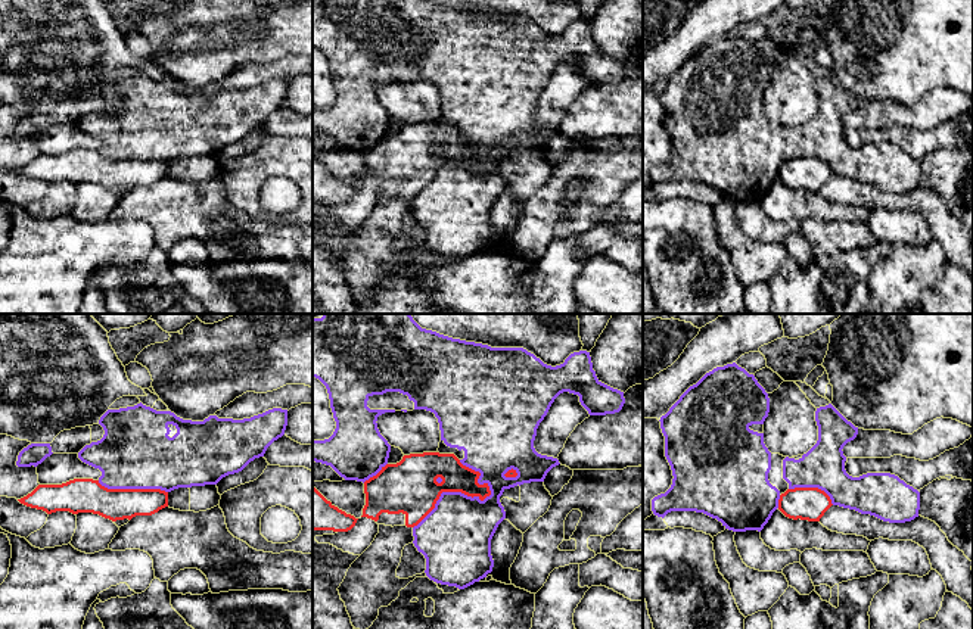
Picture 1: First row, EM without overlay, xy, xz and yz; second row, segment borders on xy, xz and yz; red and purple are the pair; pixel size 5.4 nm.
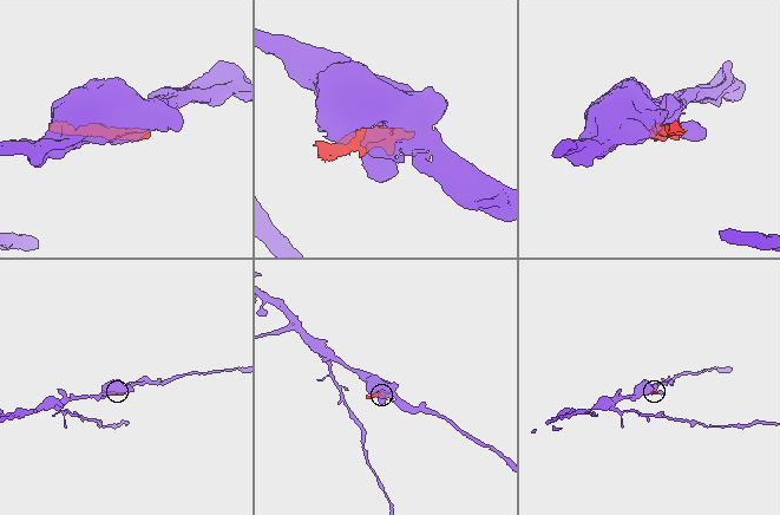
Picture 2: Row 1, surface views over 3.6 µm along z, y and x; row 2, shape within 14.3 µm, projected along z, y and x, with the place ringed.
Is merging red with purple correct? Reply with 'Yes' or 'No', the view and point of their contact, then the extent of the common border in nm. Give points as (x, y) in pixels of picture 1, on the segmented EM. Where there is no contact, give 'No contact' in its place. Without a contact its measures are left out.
No. Touches red at xz (453, 491). Shared border 480 nm

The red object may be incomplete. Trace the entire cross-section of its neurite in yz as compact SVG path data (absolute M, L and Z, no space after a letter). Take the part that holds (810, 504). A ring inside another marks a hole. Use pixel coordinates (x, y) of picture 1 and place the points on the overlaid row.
M818 488L787 489L778 499L778 510L793 520L820 521L831 505L830 496Z

